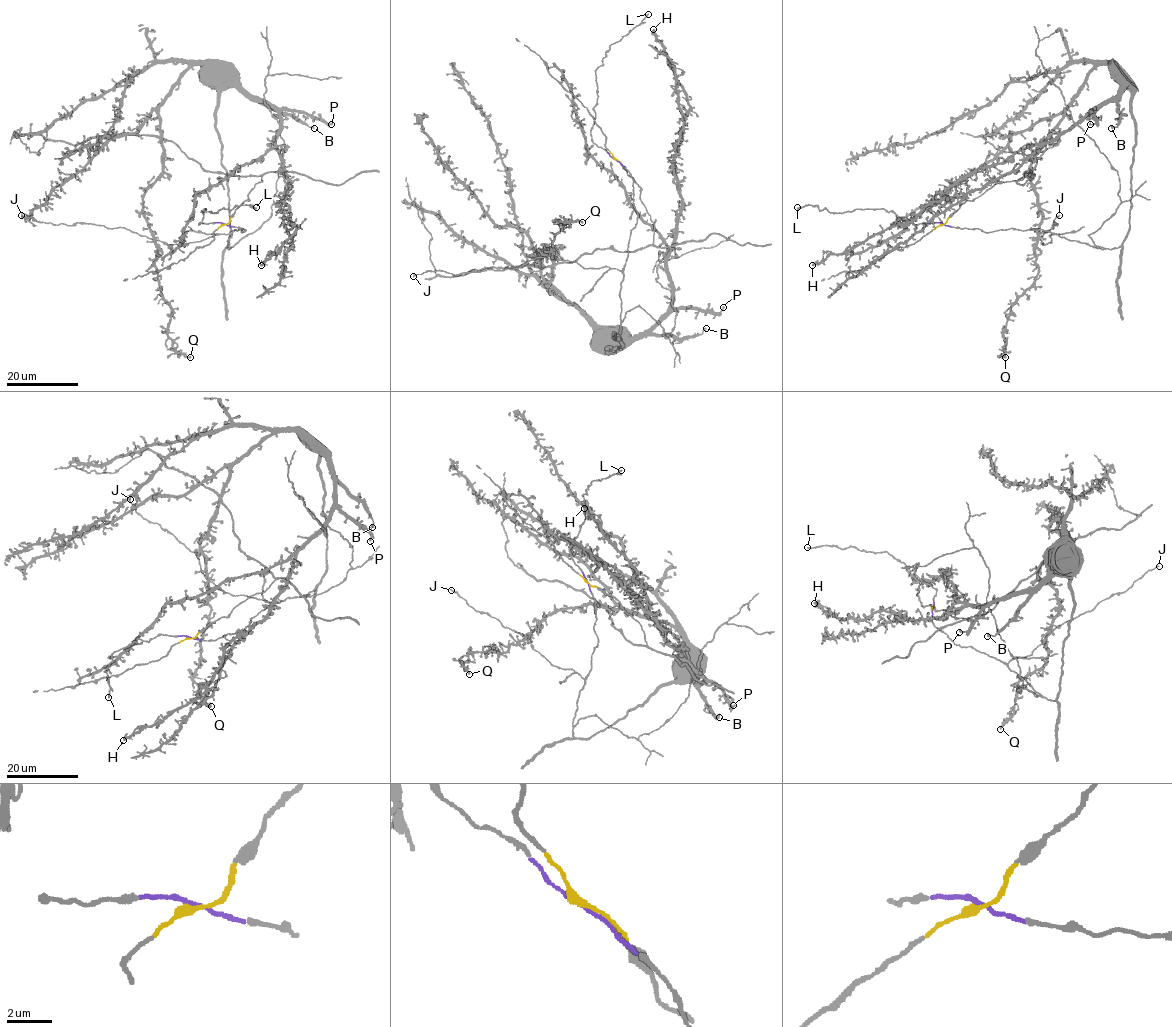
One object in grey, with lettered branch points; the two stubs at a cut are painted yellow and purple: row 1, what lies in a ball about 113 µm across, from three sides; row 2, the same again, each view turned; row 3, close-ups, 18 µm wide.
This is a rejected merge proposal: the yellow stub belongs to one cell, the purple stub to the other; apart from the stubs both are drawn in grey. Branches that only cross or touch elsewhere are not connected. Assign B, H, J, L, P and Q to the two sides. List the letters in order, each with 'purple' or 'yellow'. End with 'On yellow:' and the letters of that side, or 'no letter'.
B: purple
H: purple
J: purple
L: purple
P: purple
Q: purple
On yellow: no letter

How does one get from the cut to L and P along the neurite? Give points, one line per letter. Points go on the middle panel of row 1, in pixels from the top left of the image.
L: (616, 159), (593, 142), (591, 134), (597, 99), (595, 70), (602, 64), (609, 46), (648, 14)
P: (616, 159), (637, 215), (621, 320), (640, 306), (665, 338), (672, 296), (675, 307), (724, 306)

